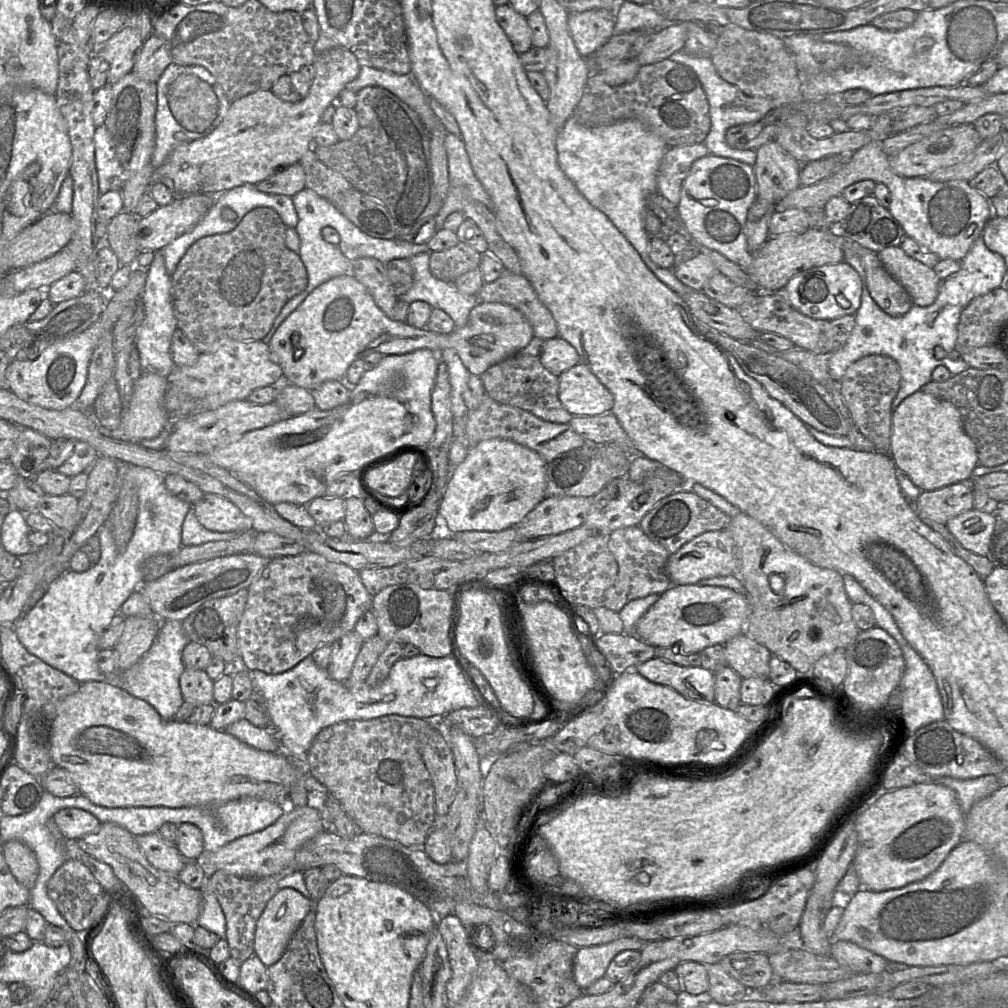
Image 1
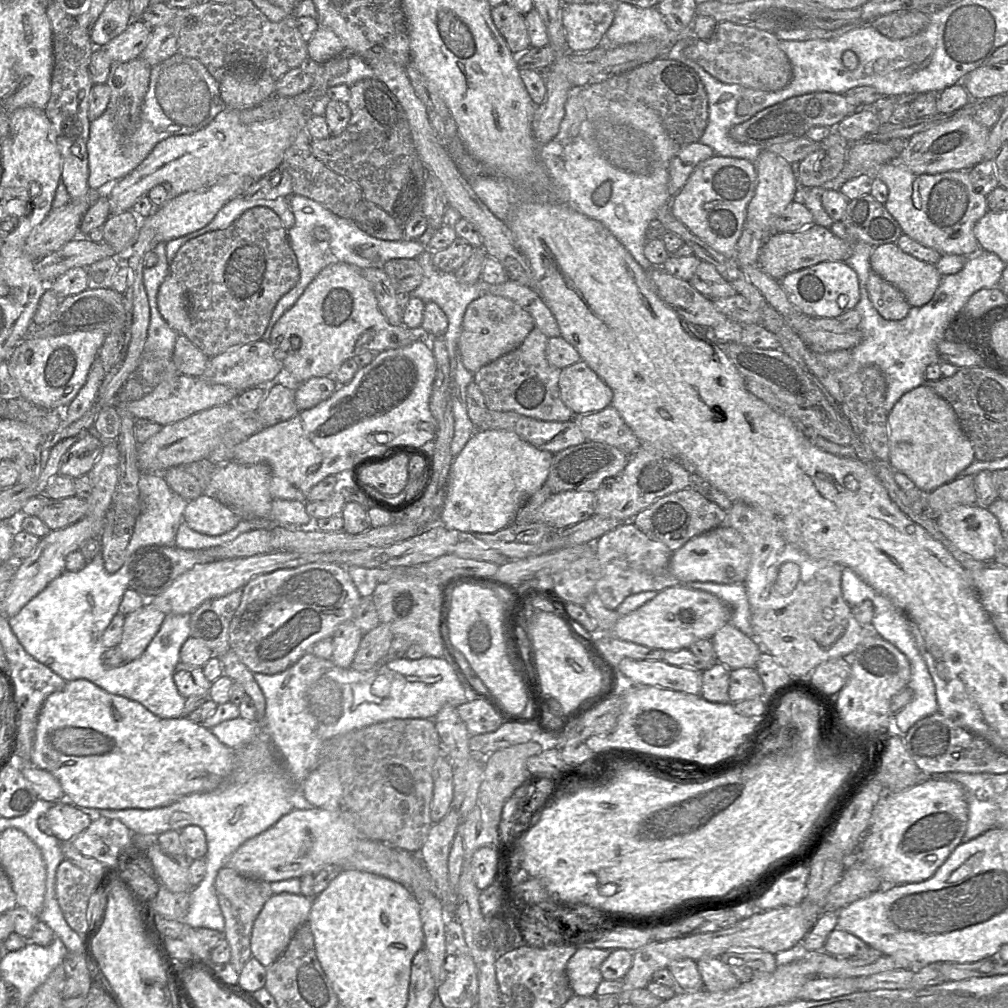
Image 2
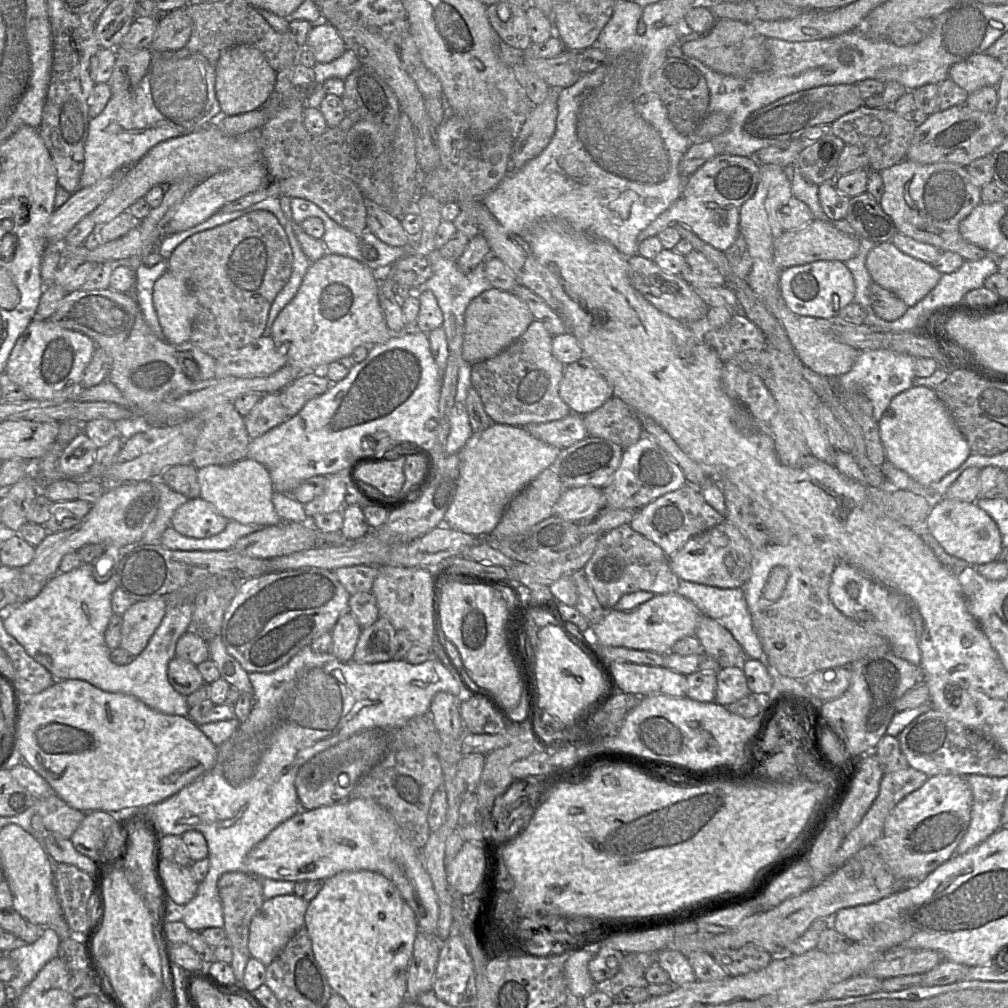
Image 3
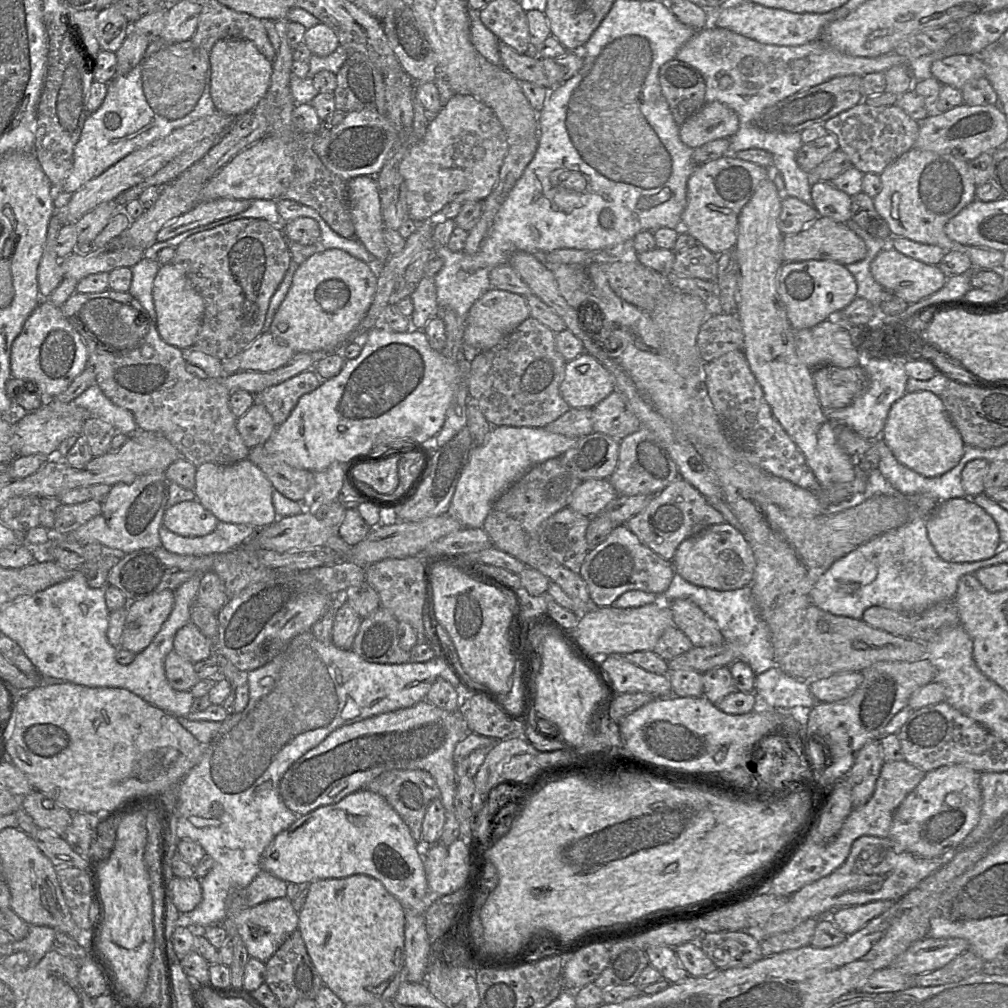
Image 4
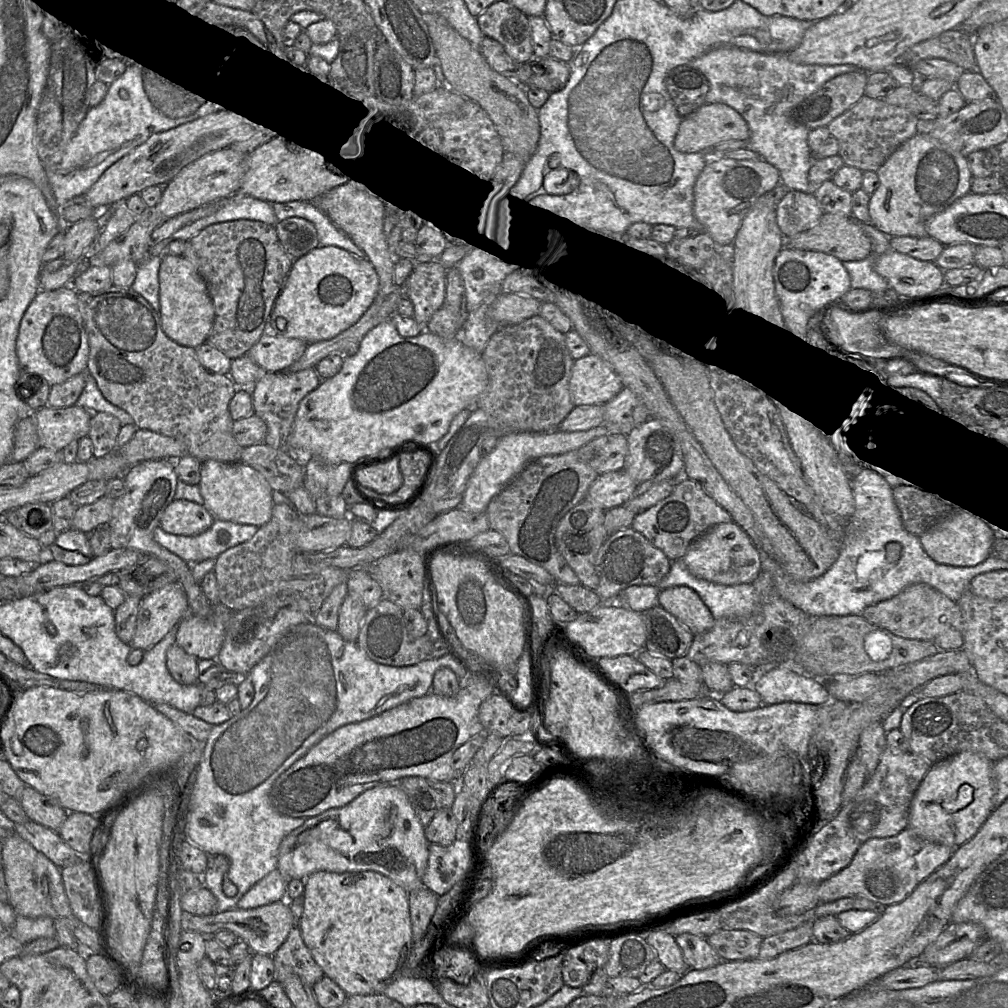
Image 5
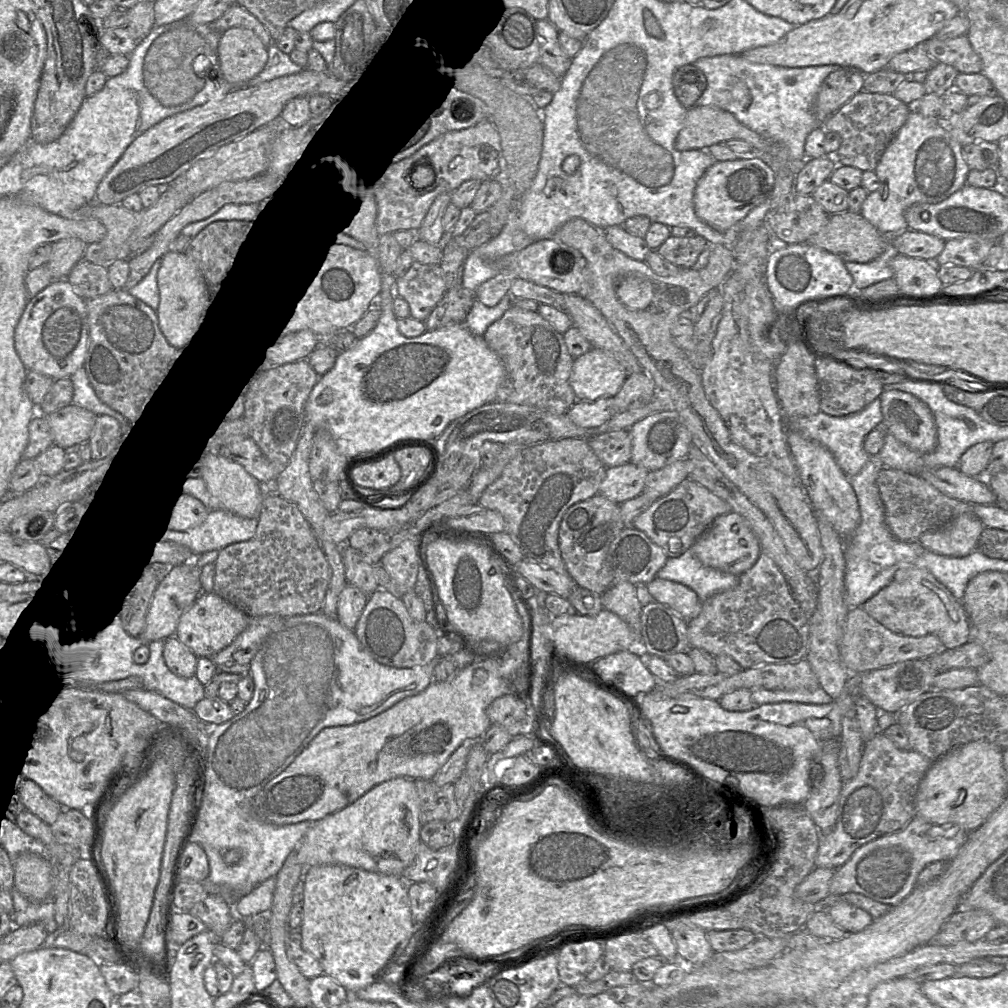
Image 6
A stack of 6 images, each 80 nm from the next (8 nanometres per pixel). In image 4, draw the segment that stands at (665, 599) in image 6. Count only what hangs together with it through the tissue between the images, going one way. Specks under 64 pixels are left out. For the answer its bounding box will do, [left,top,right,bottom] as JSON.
[669,598,725,647]

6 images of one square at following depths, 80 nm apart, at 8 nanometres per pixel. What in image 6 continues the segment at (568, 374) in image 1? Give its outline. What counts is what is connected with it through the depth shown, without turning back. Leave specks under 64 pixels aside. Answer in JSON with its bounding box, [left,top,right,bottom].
[570,348,628,401]

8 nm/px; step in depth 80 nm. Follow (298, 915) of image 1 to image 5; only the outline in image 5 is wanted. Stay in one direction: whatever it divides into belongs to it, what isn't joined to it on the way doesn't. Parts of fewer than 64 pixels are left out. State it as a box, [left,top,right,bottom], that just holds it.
[182,899,295,956]

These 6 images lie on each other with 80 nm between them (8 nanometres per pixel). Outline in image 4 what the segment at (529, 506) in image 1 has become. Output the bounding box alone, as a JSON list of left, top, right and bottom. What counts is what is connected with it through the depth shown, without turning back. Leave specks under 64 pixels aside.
[448,426,580,528]

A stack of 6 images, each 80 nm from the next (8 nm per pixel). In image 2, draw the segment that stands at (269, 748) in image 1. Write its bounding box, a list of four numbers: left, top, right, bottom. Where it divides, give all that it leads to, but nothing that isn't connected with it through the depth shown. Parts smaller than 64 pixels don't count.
[211,717,259,749]

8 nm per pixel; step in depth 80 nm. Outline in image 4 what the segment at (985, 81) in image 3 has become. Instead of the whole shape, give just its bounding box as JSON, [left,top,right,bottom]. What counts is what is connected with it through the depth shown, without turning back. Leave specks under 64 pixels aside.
[931,55,985,90]

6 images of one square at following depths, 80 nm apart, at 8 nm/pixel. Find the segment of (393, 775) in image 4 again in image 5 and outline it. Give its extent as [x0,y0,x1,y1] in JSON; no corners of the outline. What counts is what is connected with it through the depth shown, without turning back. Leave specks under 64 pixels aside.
[389,776,458,828]

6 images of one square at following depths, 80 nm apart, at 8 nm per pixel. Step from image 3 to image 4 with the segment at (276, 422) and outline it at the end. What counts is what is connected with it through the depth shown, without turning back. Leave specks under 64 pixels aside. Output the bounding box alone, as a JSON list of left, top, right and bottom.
[236,402,276,449]

